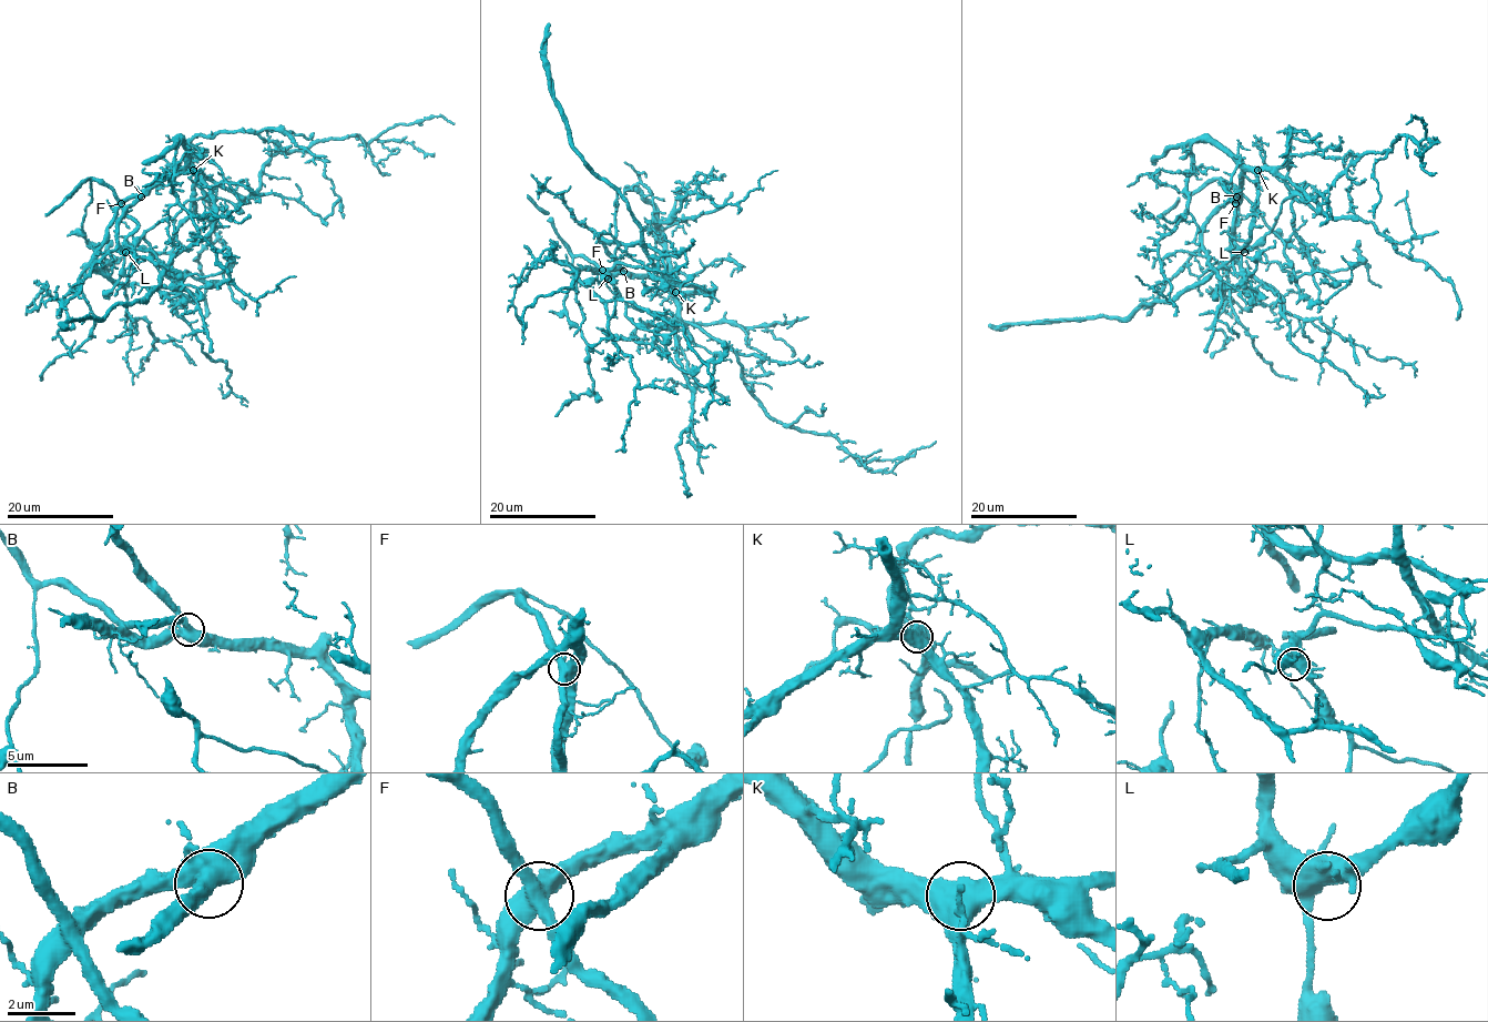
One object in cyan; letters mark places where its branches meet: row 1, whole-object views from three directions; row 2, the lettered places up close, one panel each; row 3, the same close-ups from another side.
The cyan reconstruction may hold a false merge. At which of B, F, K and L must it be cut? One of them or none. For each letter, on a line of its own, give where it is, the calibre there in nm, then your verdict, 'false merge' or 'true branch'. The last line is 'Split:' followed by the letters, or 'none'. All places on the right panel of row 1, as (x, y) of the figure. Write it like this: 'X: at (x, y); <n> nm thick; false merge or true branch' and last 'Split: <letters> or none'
B: at (1236, 196); 500 nm thick; true branch
F: at (1235, 203); 550 nm thick; false merge
K: at (1257, 170); 550 nm thick; true branch
L: at (1244, 252); 500 nm thick; true branch
Split: F

